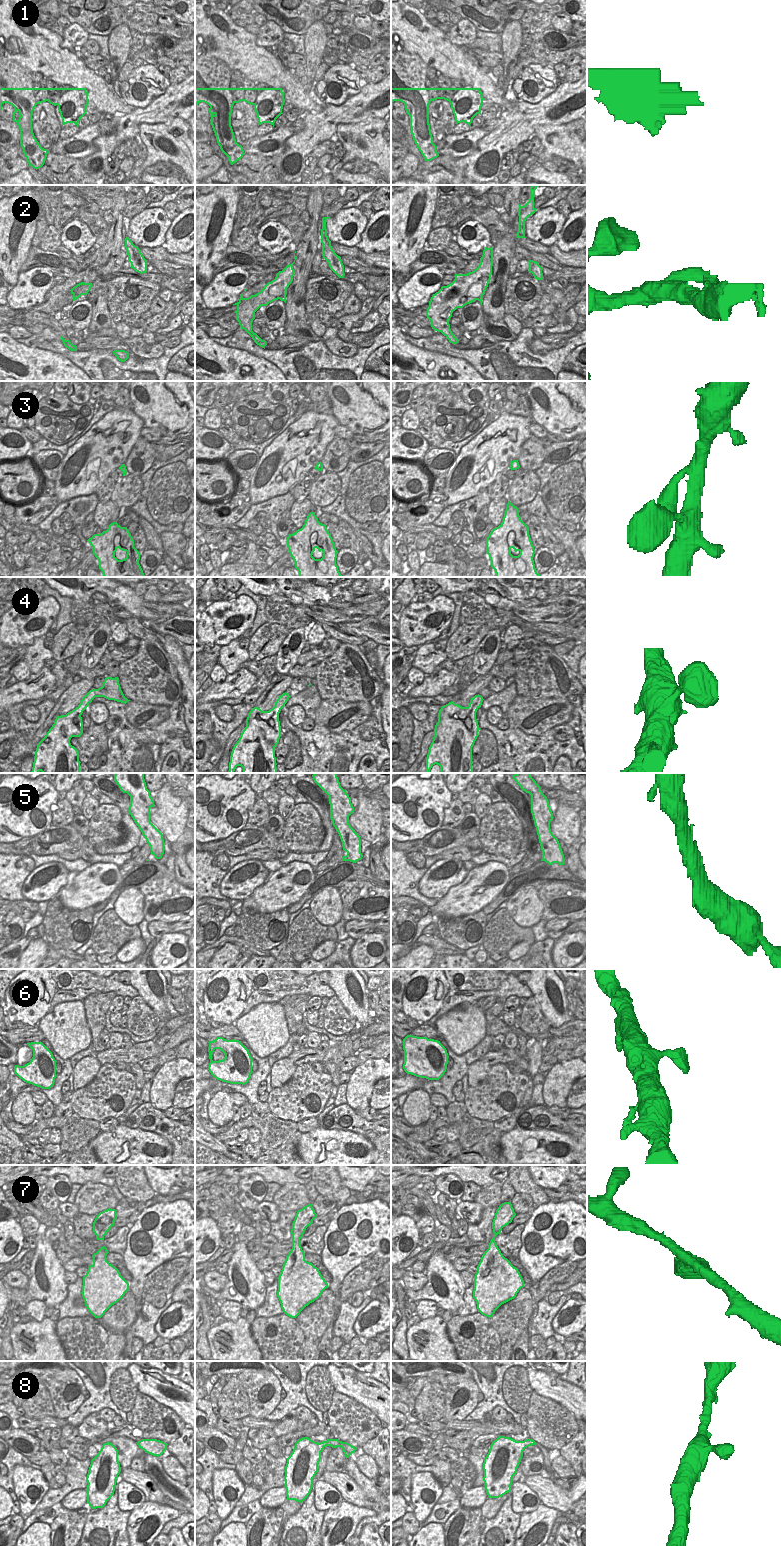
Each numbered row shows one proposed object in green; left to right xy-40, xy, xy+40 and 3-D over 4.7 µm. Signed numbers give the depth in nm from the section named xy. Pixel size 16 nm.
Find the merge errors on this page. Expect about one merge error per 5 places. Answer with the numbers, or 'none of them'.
1

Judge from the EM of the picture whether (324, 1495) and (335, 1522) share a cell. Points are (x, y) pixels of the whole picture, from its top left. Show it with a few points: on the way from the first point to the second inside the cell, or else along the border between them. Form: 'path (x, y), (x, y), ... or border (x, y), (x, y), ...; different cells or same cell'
border (344, 1500), (331, 1506), (326, 1511); different cells

